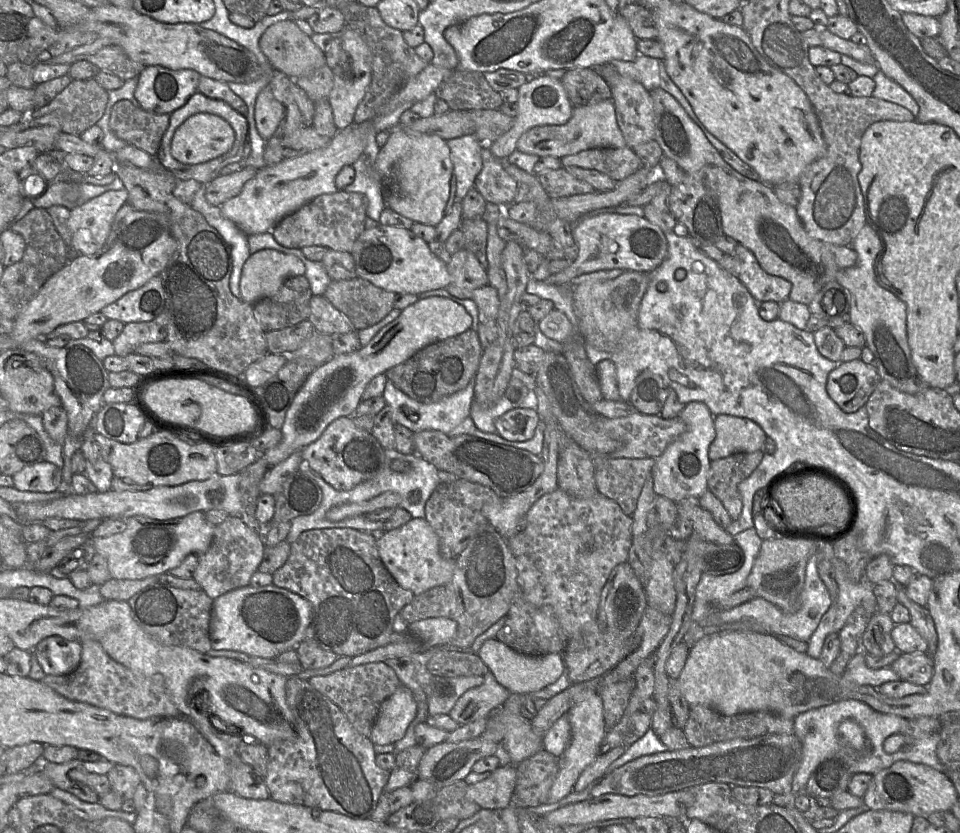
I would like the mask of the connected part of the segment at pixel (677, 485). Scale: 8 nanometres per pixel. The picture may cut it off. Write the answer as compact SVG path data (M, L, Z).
M703 402L686 404L678 417L685 423L686 429L656 458L652 470L654 492L675 502L699 499L708 489L707 476L711 462L709 447L716 436L715 416Z

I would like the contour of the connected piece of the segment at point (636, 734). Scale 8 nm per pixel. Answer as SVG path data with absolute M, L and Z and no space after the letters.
M641 710L629 716L622 715L612 729L606 732L599 754L607 753L618 746L630 747L651 729L651 720L652 717Z

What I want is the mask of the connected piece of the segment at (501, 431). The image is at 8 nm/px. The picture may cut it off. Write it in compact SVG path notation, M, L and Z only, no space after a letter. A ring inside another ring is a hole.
M533 407L514 408L495 419L496 433L510 441L525 441L533 437L541 418Z

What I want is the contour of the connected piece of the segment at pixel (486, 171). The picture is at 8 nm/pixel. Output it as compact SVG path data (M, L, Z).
M485 145L481 152L482 169L474 181L474 188L487 203L508 207L513 203L518 183Z

